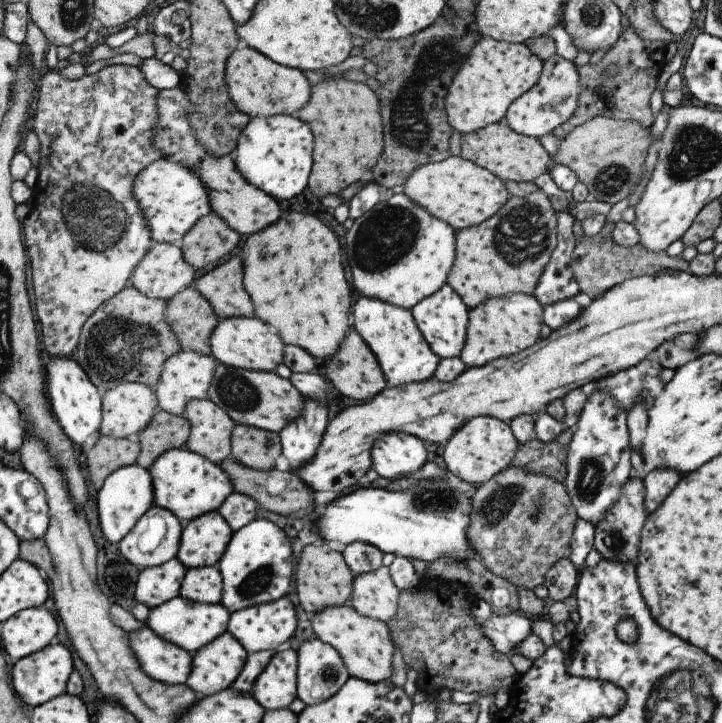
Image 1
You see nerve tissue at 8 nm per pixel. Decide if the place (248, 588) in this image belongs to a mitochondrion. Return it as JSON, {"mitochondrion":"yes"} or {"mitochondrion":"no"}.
{"mitochondrion":"yes"}

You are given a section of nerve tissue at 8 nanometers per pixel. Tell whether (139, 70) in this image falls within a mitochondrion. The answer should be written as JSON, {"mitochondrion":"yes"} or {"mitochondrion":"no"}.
{"mitochondrion":"no"}

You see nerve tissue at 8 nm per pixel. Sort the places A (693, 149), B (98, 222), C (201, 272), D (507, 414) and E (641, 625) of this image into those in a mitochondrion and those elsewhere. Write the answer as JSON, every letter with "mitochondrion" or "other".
{"A":"mitochondrion","B":"mitochondrion","C":"other","D":"other","E":"other"}

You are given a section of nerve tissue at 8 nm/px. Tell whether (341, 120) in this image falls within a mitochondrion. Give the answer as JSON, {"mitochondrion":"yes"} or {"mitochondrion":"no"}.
{"mitochondrion":"no"}

